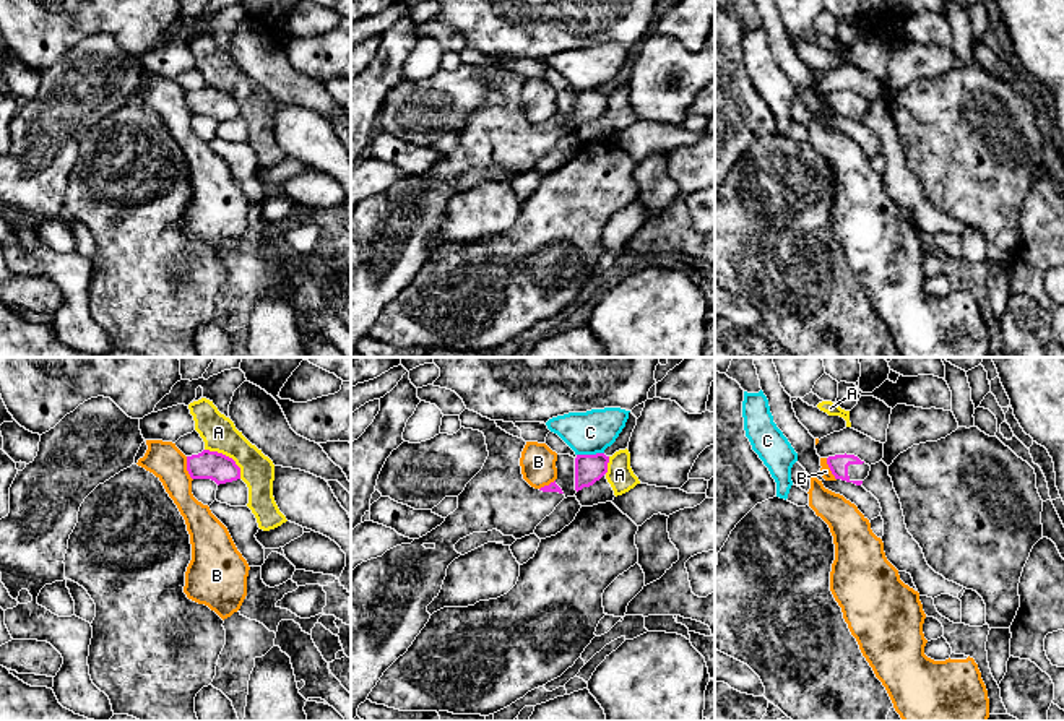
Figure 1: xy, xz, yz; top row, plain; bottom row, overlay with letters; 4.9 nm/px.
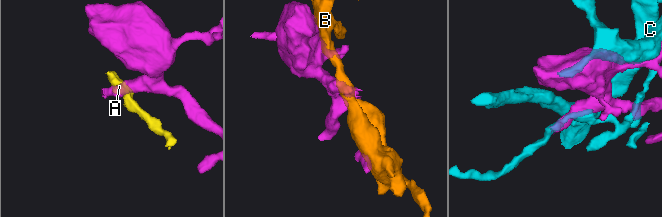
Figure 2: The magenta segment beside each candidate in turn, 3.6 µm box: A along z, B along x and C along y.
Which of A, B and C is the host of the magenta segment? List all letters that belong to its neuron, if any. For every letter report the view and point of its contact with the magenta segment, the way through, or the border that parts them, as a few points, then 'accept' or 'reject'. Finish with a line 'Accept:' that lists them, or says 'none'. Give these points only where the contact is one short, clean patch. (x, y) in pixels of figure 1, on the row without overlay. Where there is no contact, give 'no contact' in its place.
A: xy (228, 93) | along xy (205, 85), (228, 91), (239, 104), (241, 114) | reject
B: xy (187, 104) | along xy (185, 93), (185, 106), (192, 116) | reject
C: xz (590, 91) | reject
Accept: none

